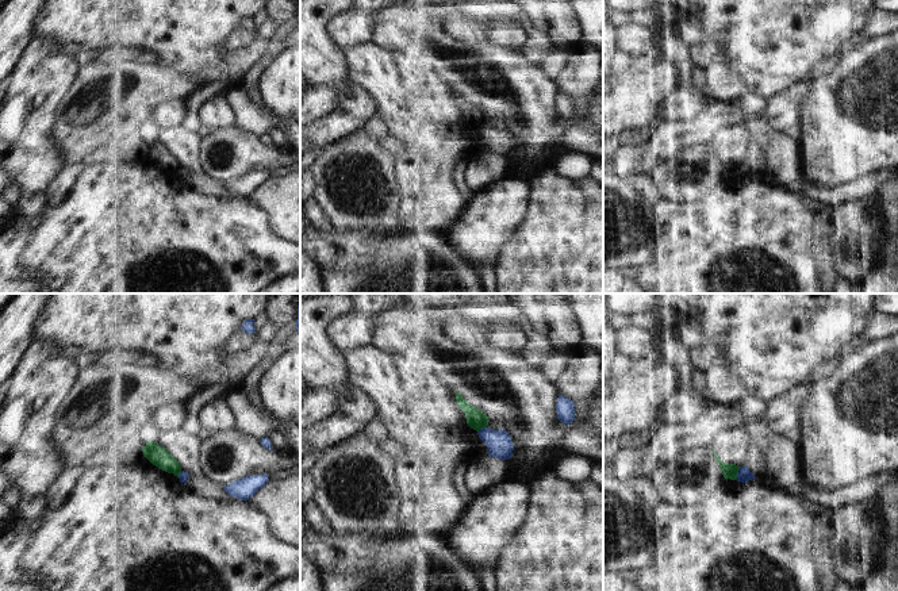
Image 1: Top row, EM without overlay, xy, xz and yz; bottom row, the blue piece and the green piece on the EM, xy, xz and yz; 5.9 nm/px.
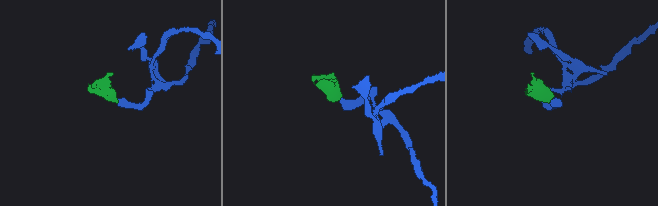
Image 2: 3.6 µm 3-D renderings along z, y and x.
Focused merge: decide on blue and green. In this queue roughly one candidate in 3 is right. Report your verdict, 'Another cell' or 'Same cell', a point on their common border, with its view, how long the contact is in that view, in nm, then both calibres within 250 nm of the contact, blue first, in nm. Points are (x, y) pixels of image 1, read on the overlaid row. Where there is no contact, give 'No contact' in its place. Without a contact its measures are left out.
Another cell. Touches blue at yz (737, 474). Shared border 90 nm. Thickness 90 nm (blue) against 90 nm

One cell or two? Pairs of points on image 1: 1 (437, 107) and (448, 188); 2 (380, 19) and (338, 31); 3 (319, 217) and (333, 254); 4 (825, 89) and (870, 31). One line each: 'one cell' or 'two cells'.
1: one cell
2: one cell
3: two cells
4: two cells

